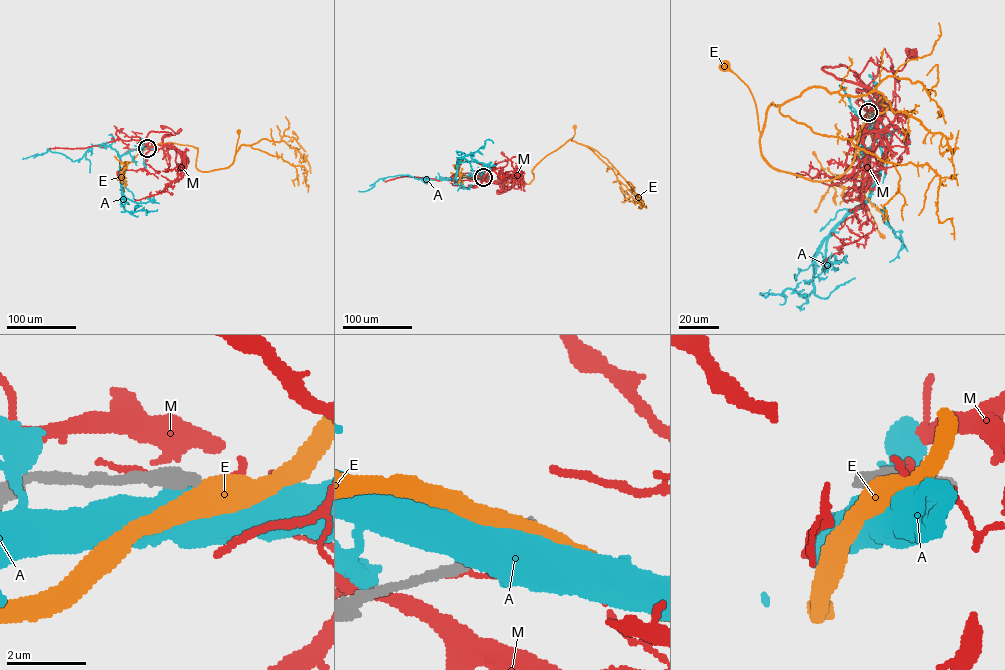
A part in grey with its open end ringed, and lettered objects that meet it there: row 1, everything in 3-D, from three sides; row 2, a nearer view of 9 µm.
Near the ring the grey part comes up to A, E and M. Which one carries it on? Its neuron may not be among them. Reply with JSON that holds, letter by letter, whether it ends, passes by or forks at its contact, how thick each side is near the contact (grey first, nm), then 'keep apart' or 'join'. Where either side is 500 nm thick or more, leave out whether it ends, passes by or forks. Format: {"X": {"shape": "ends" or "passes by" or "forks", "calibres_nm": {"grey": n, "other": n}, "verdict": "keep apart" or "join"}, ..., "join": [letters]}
{"A": {"calibres_nm": {"grey": 600, "other": 800}, "verdict": "keep apart"}, "E": {"calibres_nm": {"grey": 550, "other": 550}, "verdict": "keep apart"}, "M": {"calibres_nm": {"grey": 600, "other": 130}, "verdict": "keep apart"}, "join": []}

